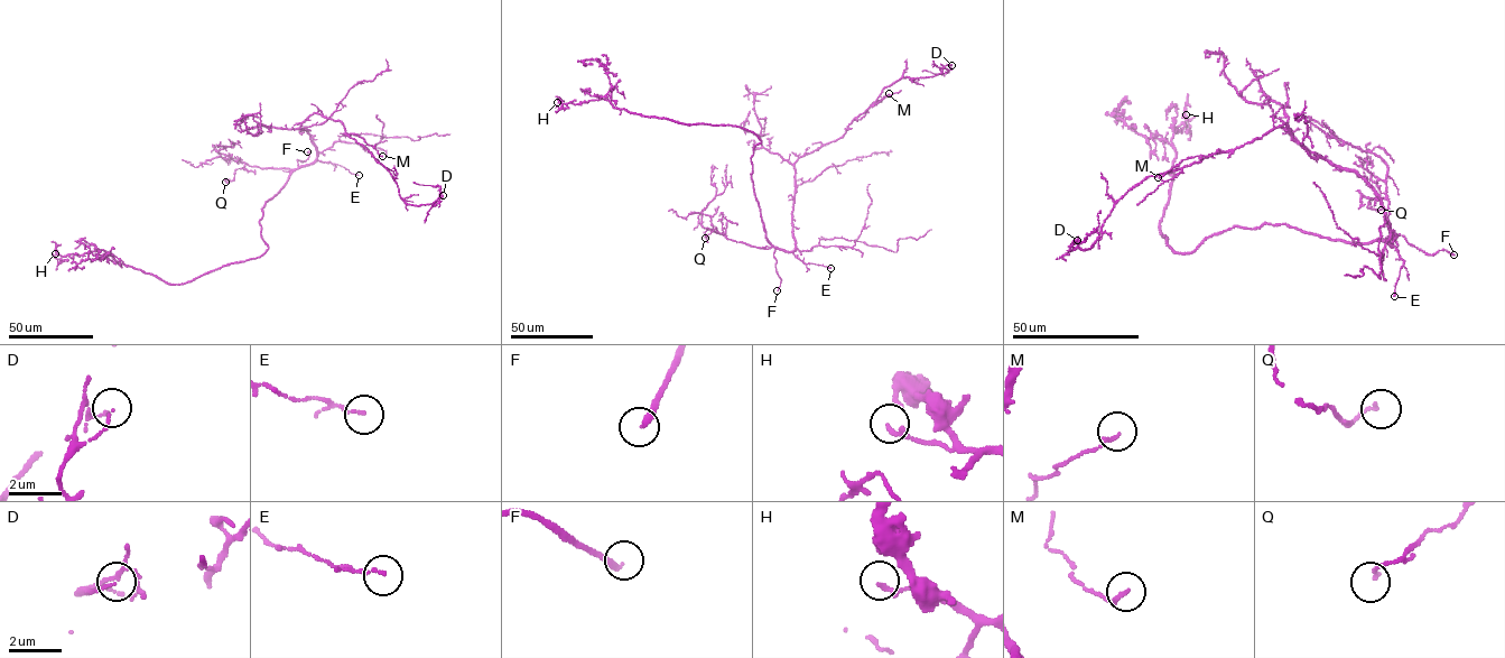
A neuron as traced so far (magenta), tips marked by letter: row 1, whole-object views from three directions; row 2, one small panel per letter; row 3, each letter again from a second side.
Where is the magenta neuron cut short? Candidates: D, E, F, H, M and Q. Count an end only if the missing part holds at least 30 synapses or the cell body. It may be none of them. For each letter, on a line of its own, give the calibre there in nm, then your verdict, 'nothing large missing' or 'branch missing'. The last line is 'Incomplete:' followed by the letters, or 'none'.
D: 110 nm thick; nothing large missing
E: 120 nm thick; nothing large missing
F: 240 nm thick; branch missing
H: 160 nm thick; nothing large missing
M: 120 nm thick; nothing large missing
Q: 130 nm thick; nothing large missing
Incomplete: F

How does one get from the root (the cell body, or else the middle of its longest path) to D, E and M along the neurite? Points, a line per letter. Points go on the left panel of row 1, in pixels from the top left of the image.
D: (296, 169), (317, 157), (298, 128), (317, 113), (341, 121), (407, 204), (443, 195)
E: (296, 169), (317, 160), (338, 165), (359, 175)
M: (296, 169), (317, 157), (310, 133), (298, 128), (315, 113), (341, 121), (346, 135), (356, 133), (382, 156)

